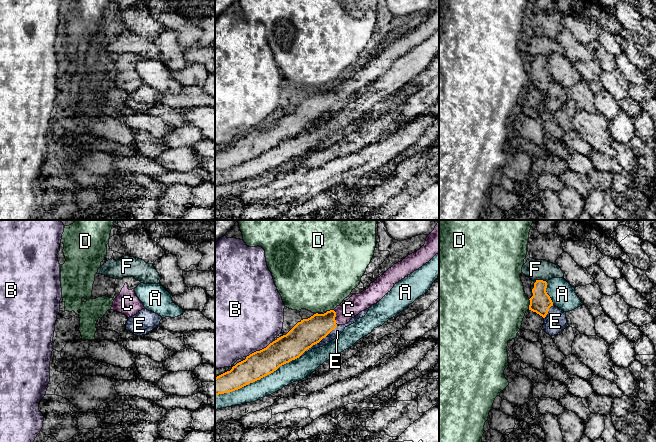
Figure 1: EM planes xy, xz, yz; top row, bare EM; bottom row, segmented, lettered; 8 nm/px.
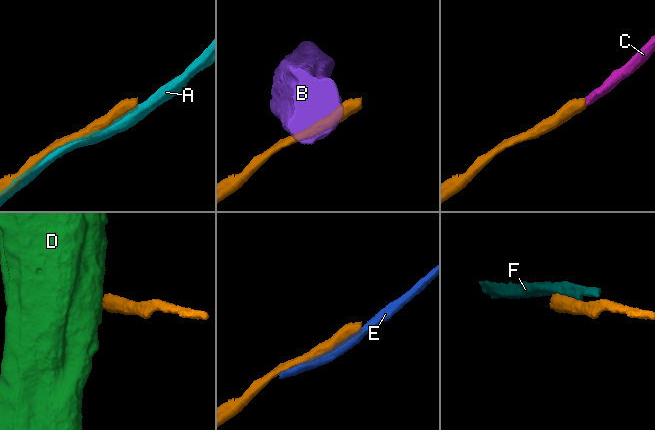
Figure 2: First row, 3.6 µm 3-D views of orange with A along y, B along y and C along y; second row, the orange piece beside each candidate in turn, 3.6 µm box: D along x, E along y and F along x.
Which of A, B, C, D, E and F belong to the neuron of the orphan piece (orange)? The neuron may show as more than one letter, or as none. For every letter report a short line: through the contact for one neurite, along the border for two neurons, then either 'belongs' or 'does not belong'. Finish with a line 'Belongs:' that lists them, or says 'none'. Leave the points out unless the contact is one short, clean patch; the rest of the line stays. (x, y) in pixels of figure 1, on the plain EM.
A: does not belong
B: line xz (270, 118), (265, 123), (250, 129), (246, 133); does not belong
C: line xz (311, 107), (335, 92), (340, 92), (348, 85); belongs
D: line yz (528, 75), (529, 85); does not belong
E: does not belong
F: does not belong
Belongs: C

